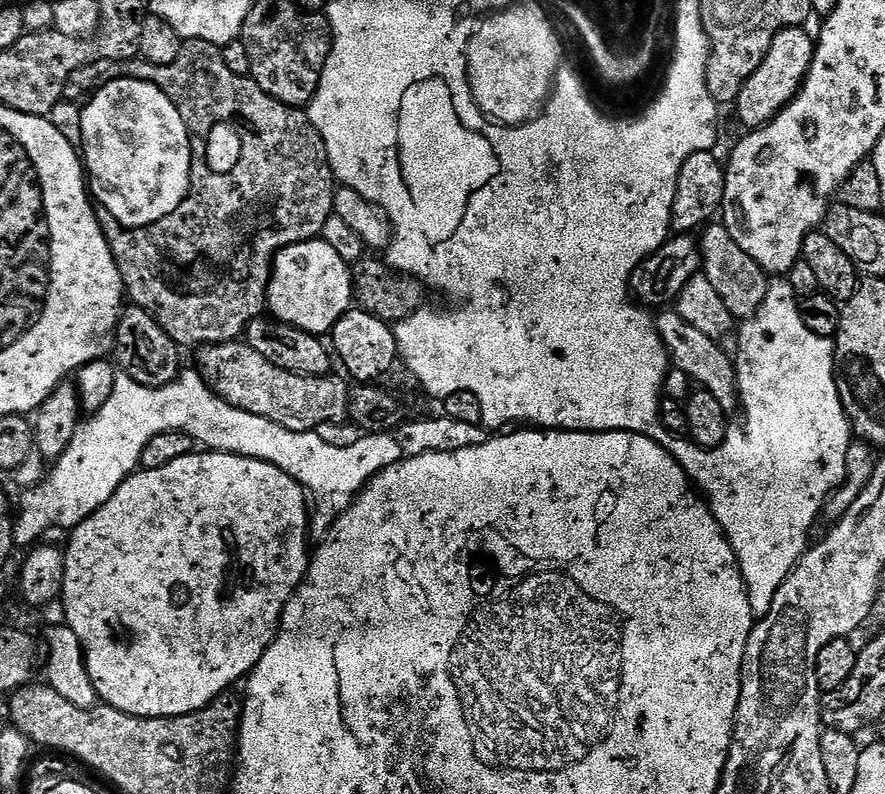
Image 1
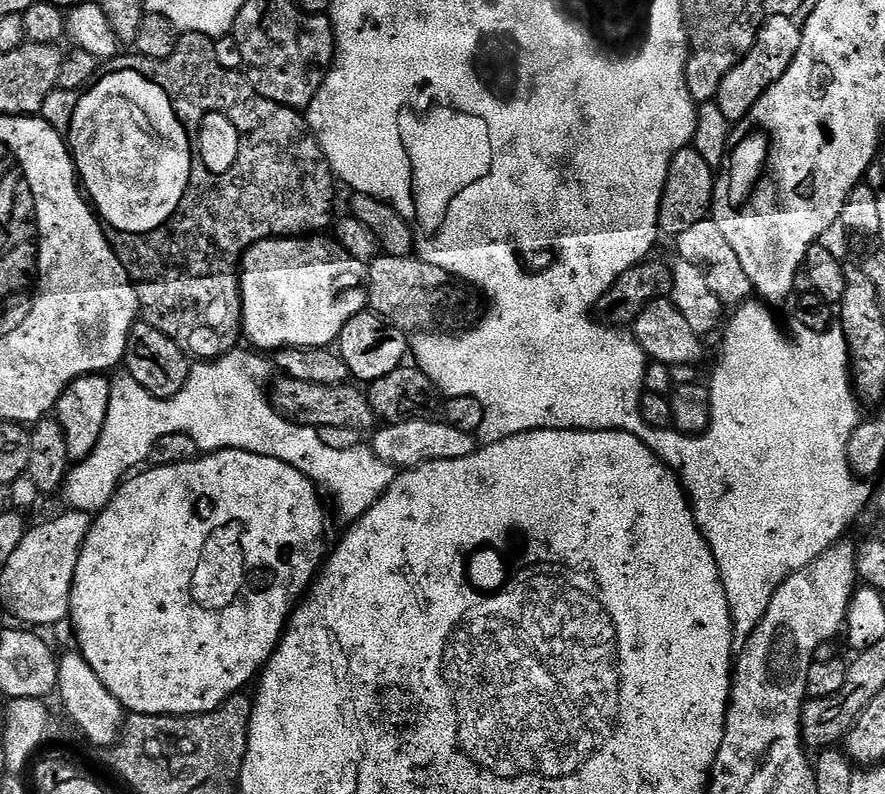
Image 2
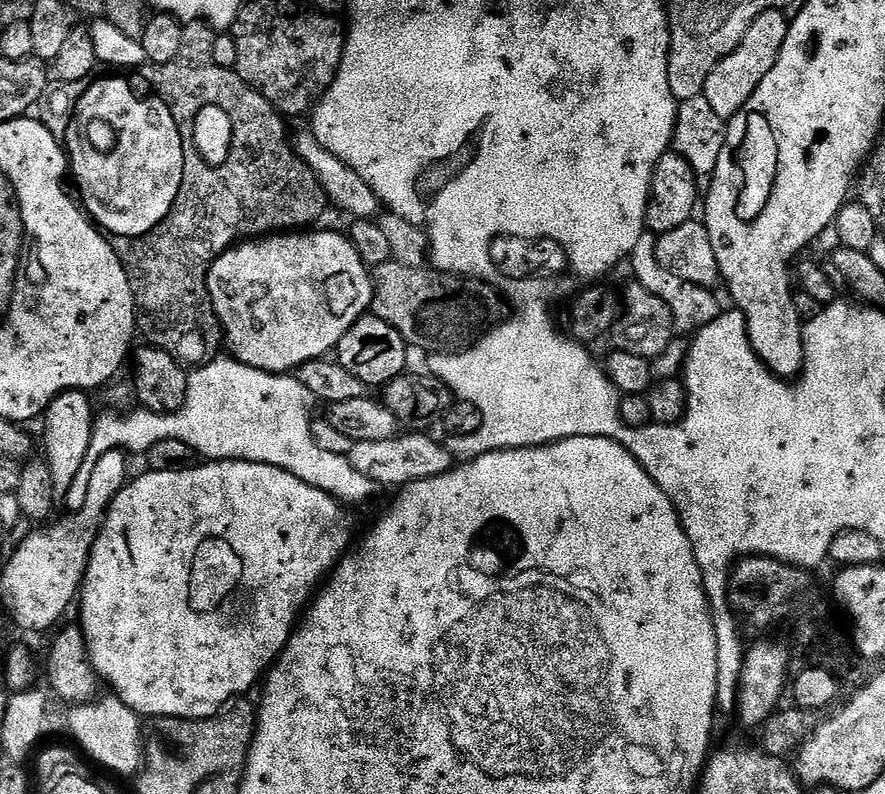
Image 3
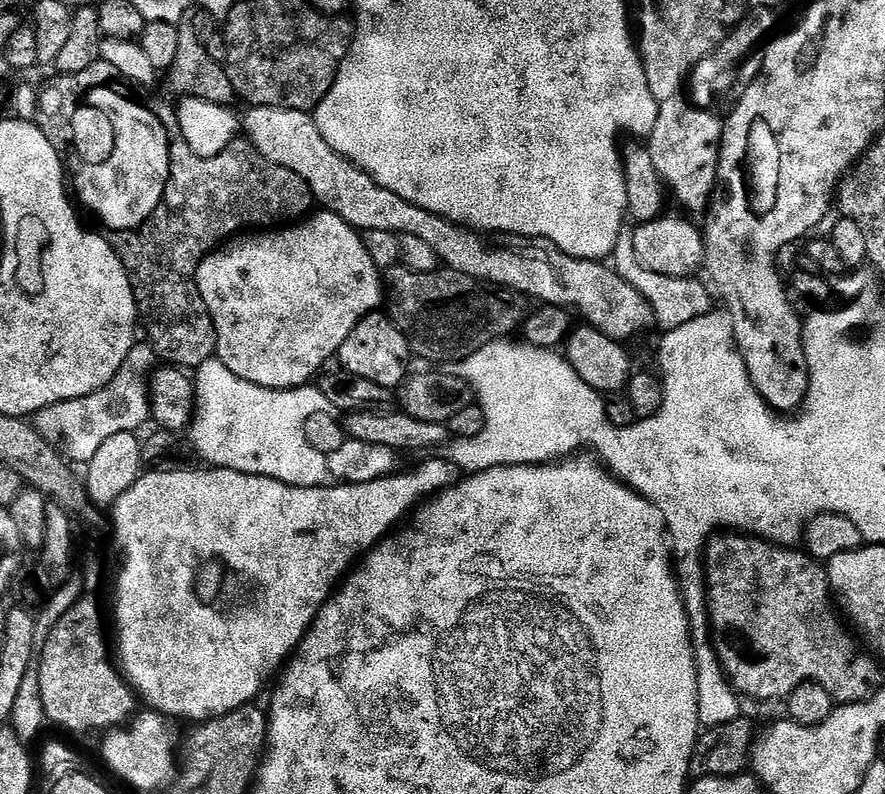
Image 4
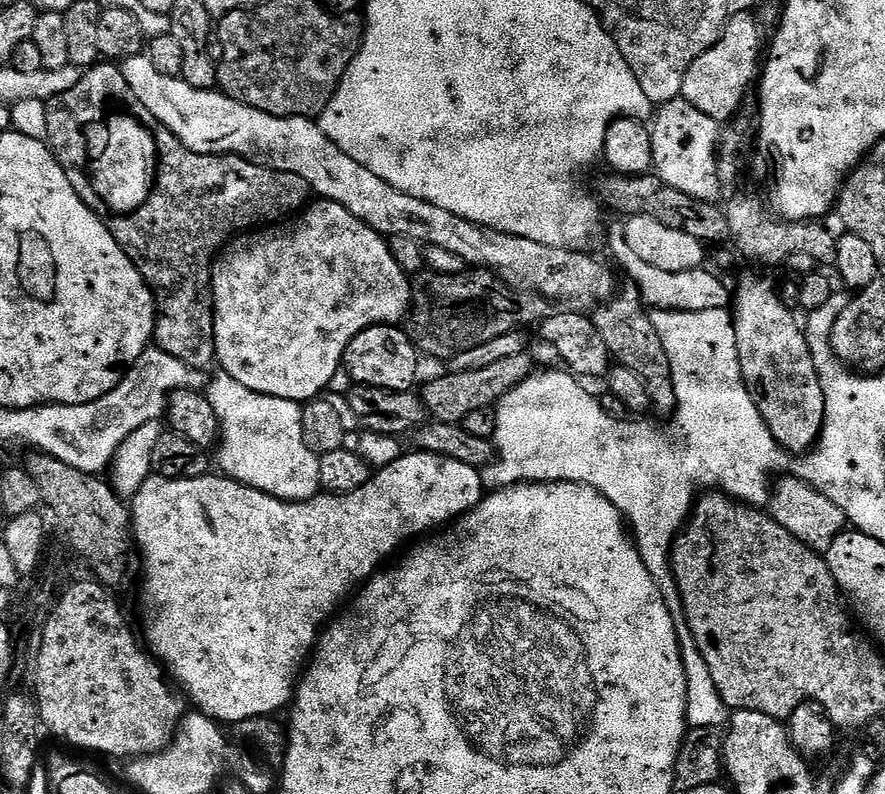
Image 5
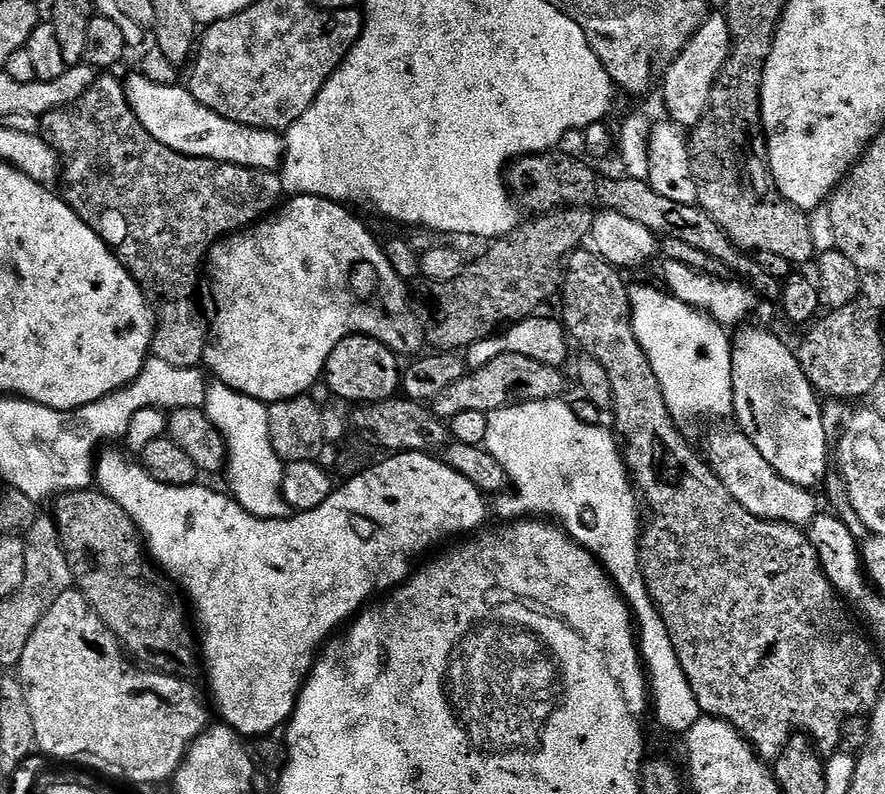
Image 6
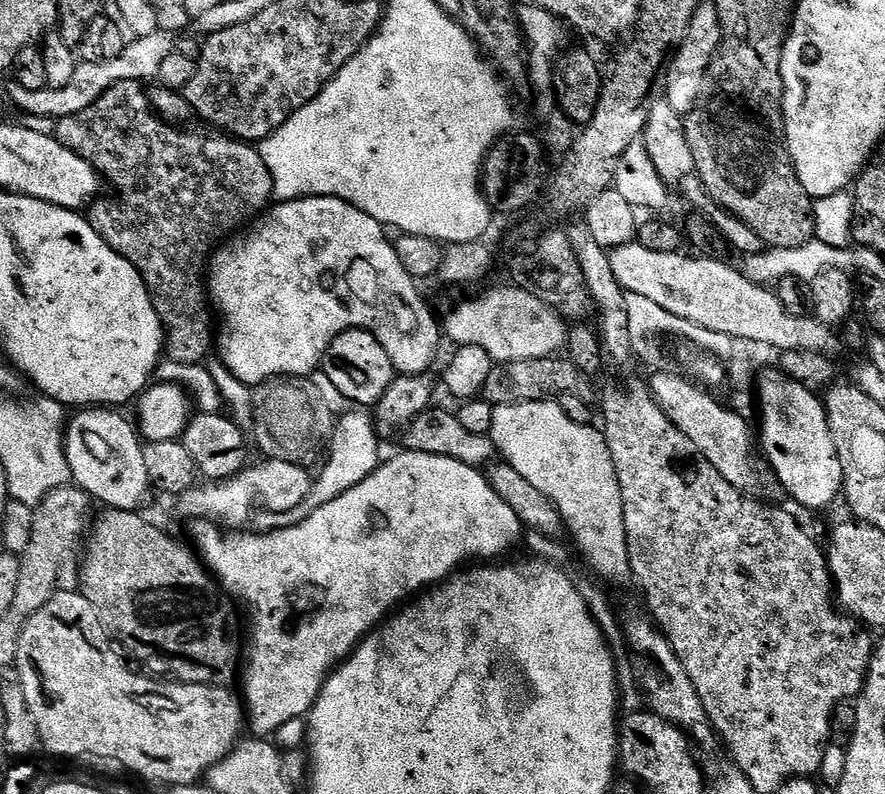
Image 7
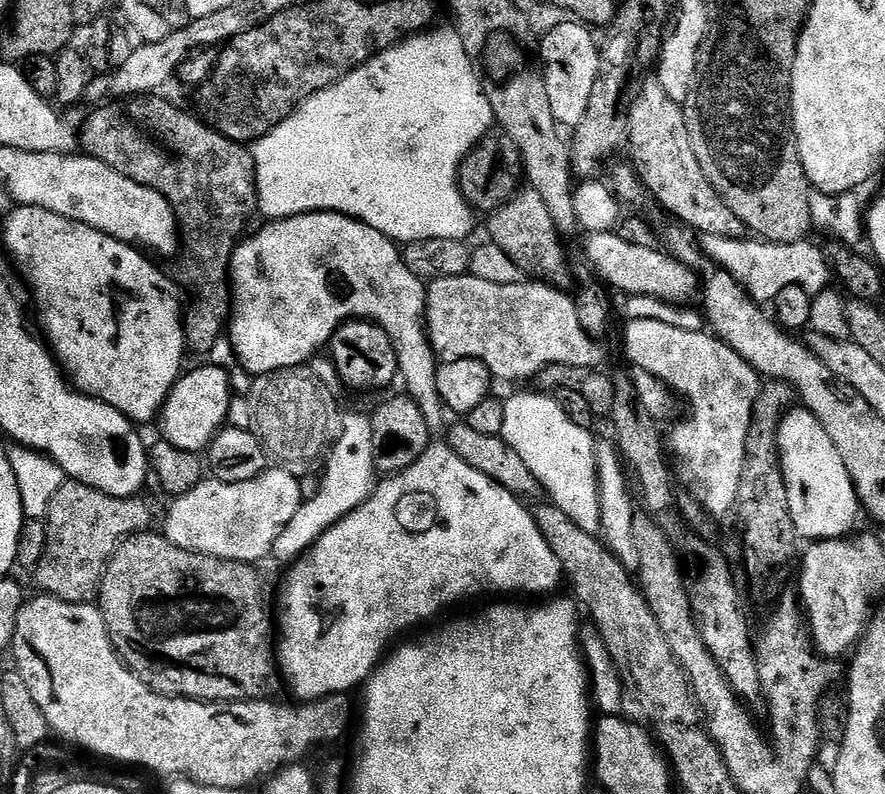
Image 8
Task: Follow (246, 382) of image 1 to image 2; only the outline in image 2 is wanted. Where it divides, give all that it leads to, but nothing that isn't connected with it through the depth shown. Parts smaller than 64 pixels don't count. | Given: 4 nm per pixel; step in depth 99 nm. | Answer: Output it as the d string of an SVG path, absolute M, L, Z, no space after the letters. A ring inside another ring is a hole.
M280 378L276 384L274 407L280 415L288 417L292 423L303 424L306 428L346 427L348 430L356 430L364 434L377 427L378 417L370 406L367 395L361 389L359 392L352 387L351 383L338 386L314 386L308 382Z

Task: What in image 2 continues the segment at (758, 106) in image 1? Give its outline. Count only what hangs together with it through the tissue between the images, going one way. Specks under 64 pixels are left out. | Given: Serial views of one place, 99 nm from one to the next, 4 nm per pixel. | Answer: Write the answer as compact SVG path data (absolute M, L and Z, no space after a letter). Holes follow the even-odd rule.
M770 16L764 21L760 31L756 33L756 41L754 46L745 54L736 65L728 71L726 78L722 78L720 88L716 91L716 98L714 101L715 107L720 108L721 114L729 122L735 120L743 121L751 112L752 108L758 102L758 98L763 92L770 87L778 78L782 78L782 74L790 66L790 62L794 58L794 54L800 45L800 29L799 23L790 16Z

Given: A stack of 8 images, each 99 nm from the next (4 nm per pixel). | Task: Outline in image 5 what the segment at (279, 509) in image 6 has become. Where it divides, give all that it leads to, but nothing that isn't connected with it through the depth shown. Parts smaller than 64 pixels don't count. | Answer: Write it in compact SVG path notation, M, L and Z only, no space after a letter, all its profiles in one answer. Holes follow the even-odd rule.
M237 387L235 389L235 391L236 391L236 393L234 393L233 396L230 397L229 400L225 402L225 404L222 404L222 402L216 404L216 414L217 414L217 416L220 417L220 434L218 437L218 449L220 448L220 468L219 468L219 471L221 473L223 473L223 475L227 476L228 479L230 479L230 480L237 480L239 482L239 484L245 484L246 486L250 486L254 490L262 490L268 496L277 496L277 498L279 498L280 500L290 500L290 501L295 502L298 500L309 499L309 497L311 497L313 495L313 492L314 492L314 489L312 489L312 476L313 476L313 480L314 480L314 473L317 471L317 468L318 468L318 460L317 460L317 457L316 457L316 460L314 457L312 457L313 449L311 447L309 447L309 445L306 443L306 430L305 430L304 426L302 425L302 408L301 408L301 405L299 403L297 403L297 401L295 401L295 400L287 400L286 398L274 398L273 396L260 396L256 392L248 391L247 388Z

